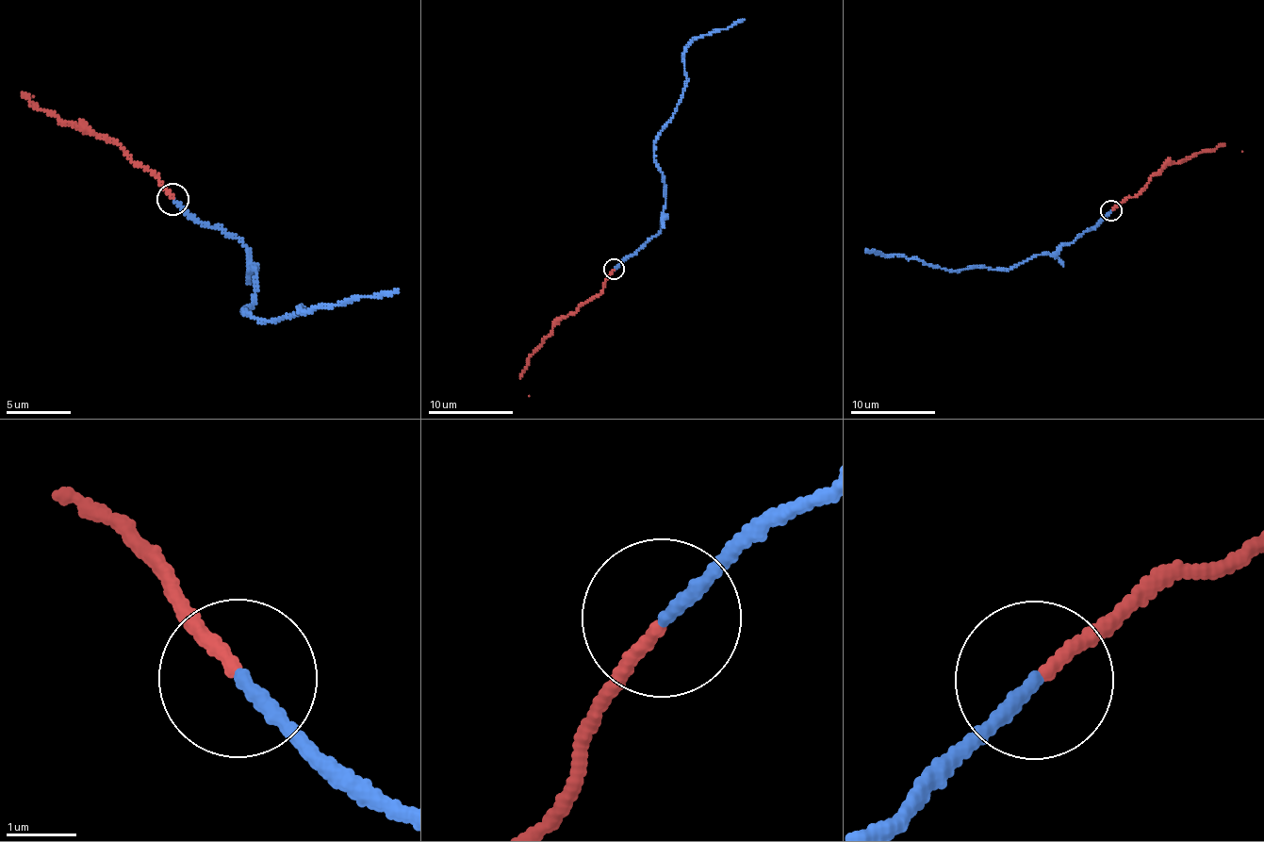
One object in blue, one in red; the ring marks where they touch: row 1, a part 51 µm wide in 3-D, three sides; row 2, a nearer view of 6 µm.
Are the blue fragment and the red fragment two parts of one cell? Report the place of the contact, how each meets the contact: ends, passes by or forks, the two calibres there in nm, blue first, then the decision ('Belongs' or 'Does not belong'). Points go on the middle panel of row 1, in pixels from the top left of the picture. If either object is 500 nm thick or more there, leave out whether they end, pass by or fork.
Place: (614, 269). At the ring blue ends. At the ring red ends. Thickness 200 nm (blue) against 180 nm. Does not belong

